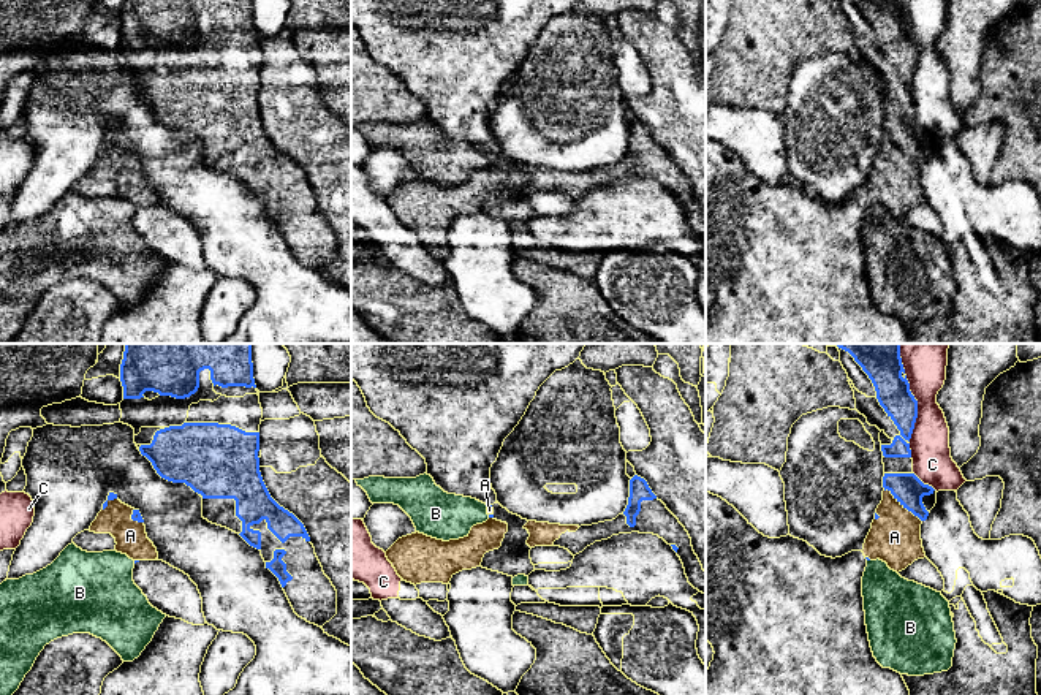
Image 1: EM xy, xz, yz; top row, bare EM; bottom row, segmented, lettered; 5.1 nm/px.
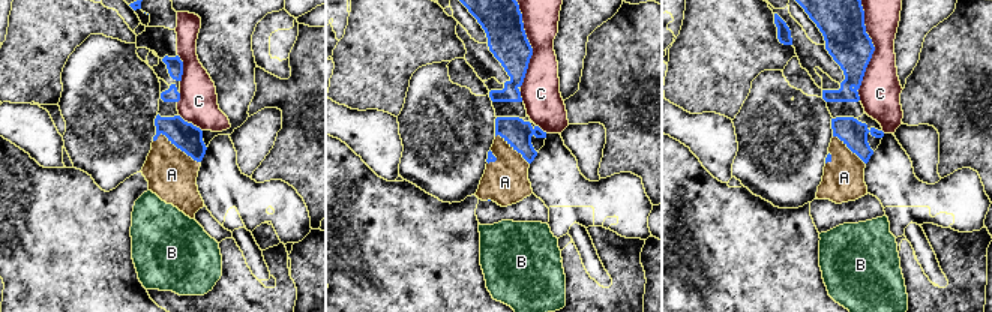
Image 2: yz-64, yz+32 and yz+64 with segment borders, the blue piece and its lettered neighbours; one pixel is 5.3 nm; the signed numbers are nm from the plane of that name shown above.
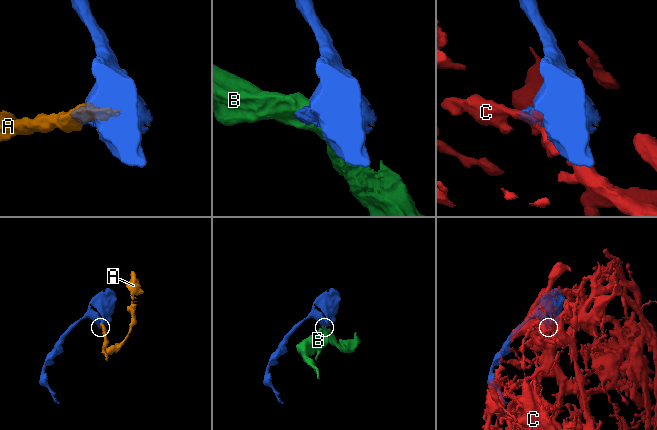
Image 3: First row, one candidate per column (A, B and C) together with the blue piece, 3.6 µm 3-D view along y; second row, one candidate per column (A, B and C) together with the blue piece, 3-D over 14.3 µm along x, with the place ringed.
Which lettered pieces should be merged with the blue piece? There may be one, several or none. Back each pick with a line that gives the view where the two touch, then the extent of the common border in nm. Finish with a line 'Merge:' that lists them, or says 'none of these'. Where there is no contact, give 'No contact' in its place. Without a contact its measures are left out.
A: Touches blue in yz. Shared border 260 nm
Merge: A

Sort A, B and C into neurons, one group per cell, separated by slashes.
A / B / C

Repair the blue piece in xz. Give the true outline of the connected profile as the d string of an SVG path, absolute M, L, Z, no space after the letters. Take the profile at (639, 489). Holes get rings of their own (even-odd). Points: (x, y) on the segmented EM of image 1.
M638 475L630 480L628 505L612 521L592 526L560 526L528 521L524 529L530 537L527 545L560 546L573 556L582 553L595 541L608 540L619 534L653 534L663 538L680 557L688 583L706 594L706 572L693 551L691 538L679 519L657 499L647 481Z

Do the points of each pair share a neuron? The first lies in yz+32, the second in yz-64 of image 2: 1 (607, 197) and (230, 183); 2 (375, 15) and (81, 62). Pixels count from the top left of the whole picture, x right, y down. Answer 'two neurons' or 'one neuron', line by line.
1: one neuron
2: two neurons

